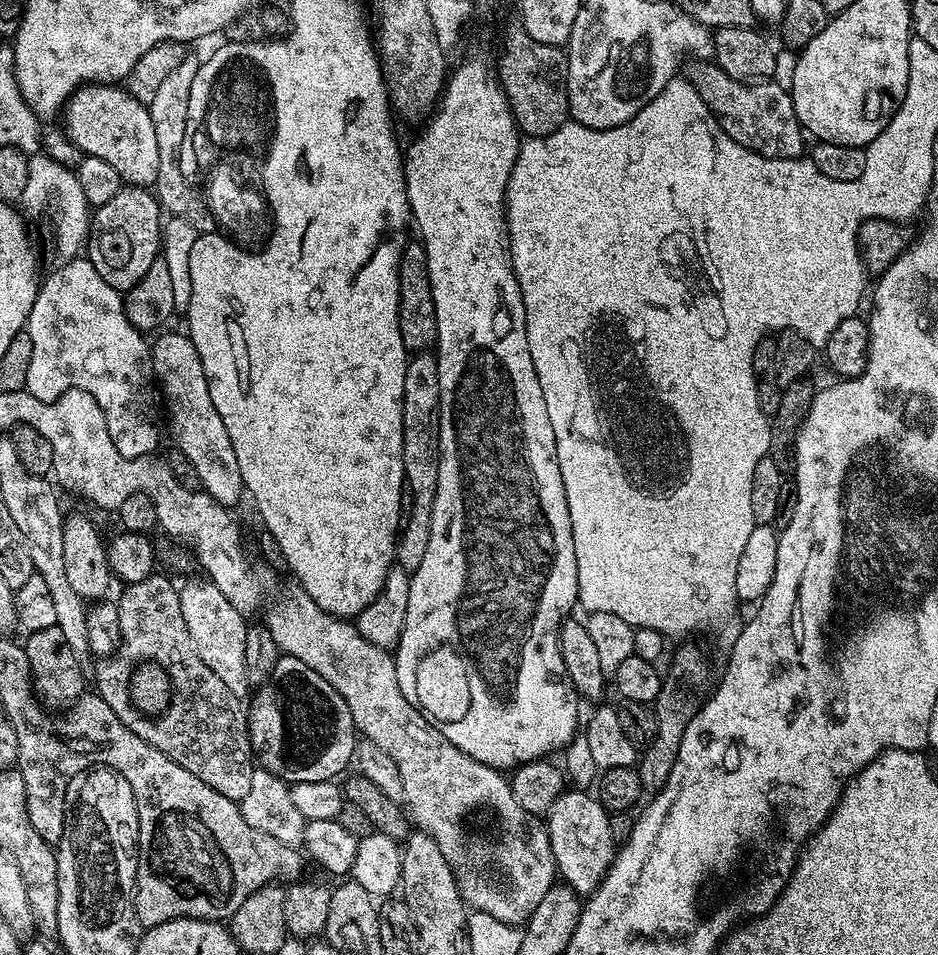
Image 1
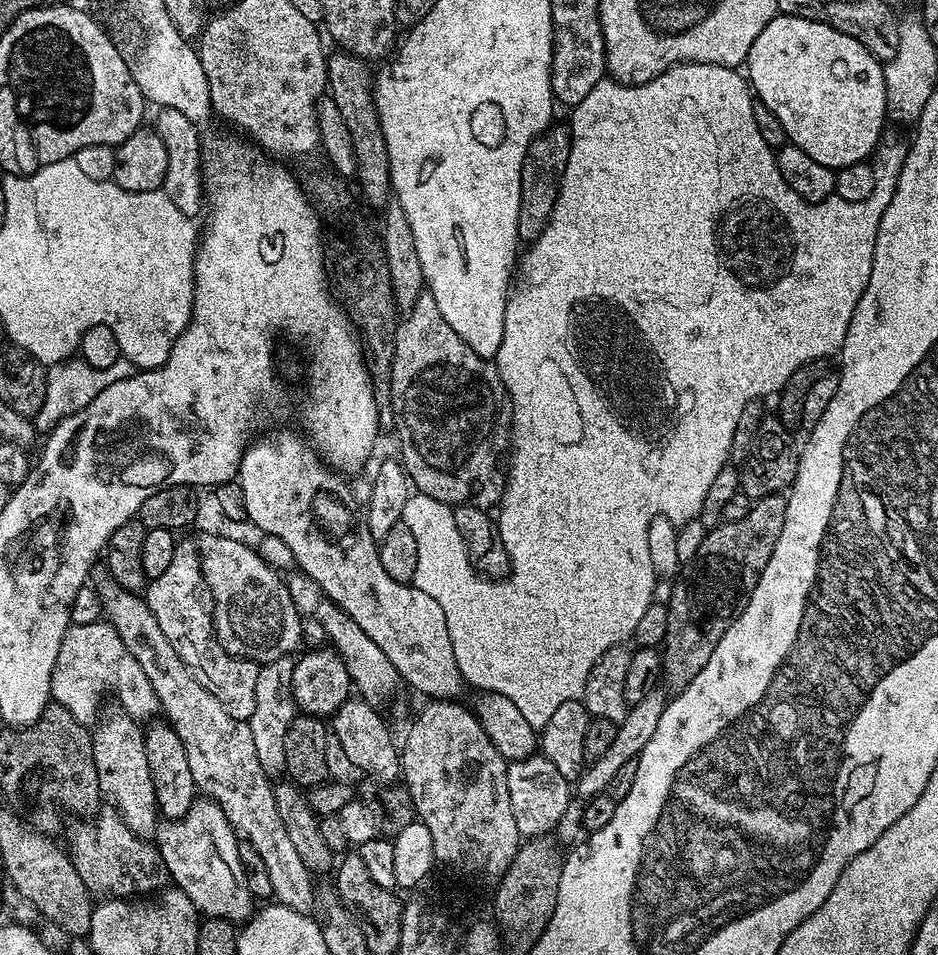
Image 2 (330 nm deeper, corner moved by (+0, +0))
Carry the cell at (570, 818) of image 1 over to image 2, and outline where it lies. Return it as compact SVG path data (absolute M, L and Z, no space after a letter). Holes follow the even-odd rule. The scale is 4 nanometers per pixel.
M533 754L524 760L513 760L508 764L506 786L510 790L510 810L514 810L514 823L521 837L542 836L559 825L570 799L569 777L558 774L558 766L542 754Z

